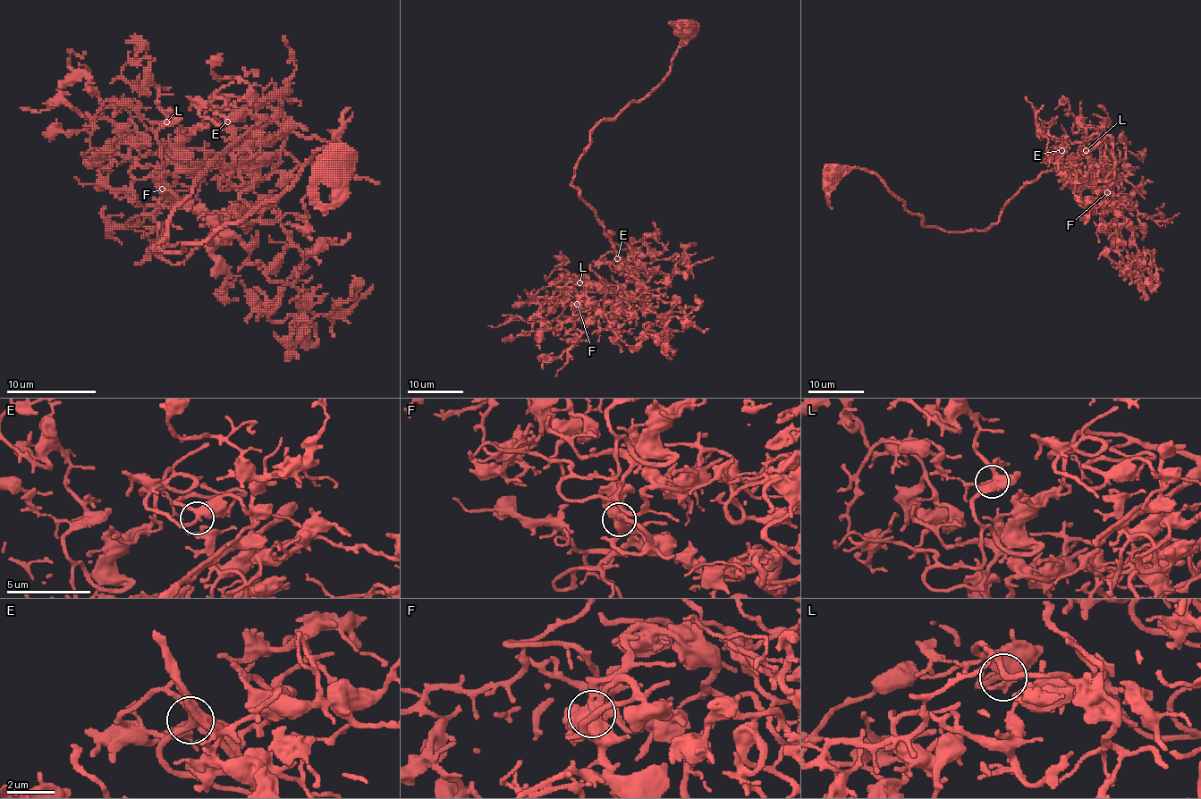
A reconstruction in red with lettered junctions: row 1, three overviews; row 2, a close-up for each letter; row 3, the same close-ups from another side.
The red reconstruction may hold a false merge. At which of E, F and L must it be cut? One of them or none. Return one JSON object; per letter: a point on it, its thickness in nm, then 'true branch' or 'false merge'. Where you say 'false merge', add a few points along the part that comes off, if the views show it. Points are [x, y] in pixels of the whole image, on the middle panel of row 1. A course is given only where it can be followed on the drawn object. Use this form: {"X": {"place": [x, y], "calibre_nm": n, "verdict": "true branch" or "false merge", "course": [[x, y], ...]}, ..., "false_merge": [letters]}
{"E": {"place": [617, 258], "calibre_nm": 280, "verdict": "true branch"}, "F": {"place": [577, 304], "calibre_nm": 500, "verdict": "true branch"}, "L": {"place": [579, 282], "calibre_nm": 420, "verdict": "true branch"}, "false_merge": []}

